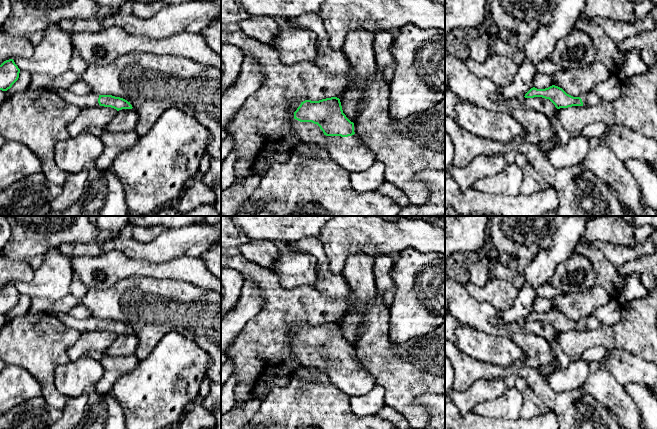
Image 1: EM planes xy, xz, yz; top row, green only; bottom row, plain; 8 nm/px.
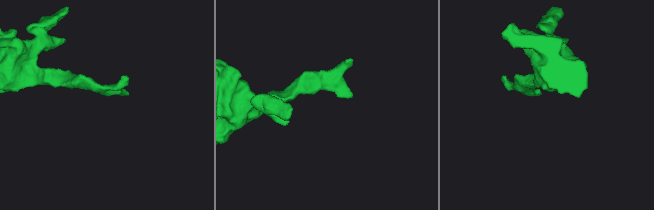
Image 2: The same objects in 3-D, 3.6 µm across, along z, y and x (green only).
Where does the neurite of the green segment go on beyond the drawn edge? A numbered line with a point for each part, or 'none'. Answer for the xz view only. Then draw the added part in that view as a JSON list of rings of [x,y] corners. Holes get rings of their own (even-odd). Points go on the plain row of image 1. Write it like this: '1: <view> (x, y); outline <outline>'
1: xz (349, 376); outline [[[296,343],[291,345],[291,351],[300,365],[321,369],[338,389],[350,397],[364,395],[377,385],[357,358],[348,361],[326,360],[317,348]]]

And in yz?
1: yz (589, 323); outline [[[593,315],[581,319],[580,322],[582,323],[583,330],[593,330],[602,327],[599,320],[597,320]]]

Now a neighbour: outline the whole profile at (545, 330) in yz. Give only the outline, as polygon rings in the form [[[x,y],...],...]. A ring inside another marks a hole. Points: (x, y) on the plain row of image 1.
[[[542,321],[521,322],[521,325],[530,332],[543,337],[546,340],[554,339],[557,335],[555,329],[549,324]]]

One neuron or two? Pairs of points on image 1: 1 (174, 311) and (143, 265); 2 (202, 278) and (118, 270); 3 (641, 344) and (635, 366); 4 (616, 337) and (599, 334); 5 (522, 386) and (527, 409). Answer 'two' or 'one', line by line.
1: two
2: one
3: two
4: one
5: one

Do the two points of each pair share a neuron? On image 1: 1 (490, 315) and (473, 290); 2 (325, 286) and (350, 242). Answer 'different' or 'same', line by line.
1: different
2: different

